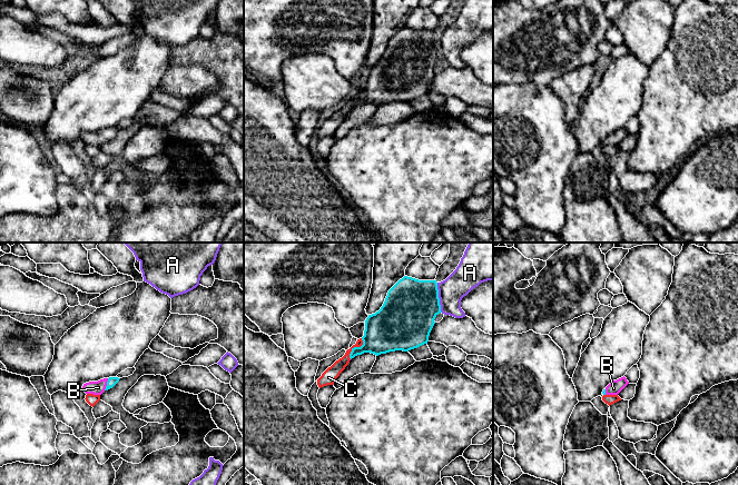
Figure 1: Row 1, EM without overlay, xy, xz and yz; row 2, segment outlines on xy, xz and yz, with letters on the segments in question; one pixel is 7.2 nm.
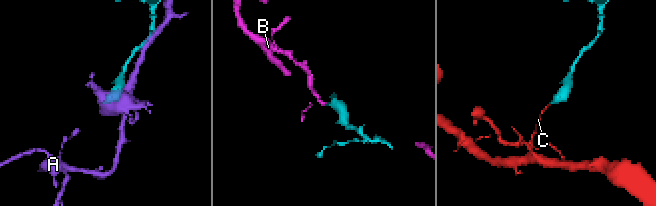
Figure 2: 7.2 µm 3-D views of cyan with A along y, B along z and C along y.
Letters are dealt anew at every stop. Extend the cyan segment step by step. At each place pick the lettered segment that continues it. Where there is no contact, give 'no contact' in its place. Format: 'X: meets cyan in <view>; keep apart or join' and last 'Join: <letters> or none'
A: meets cyan in xz; keep apart
B: meets cyan in xy; join
C: meets cyan in xz; keep apart
Join: B

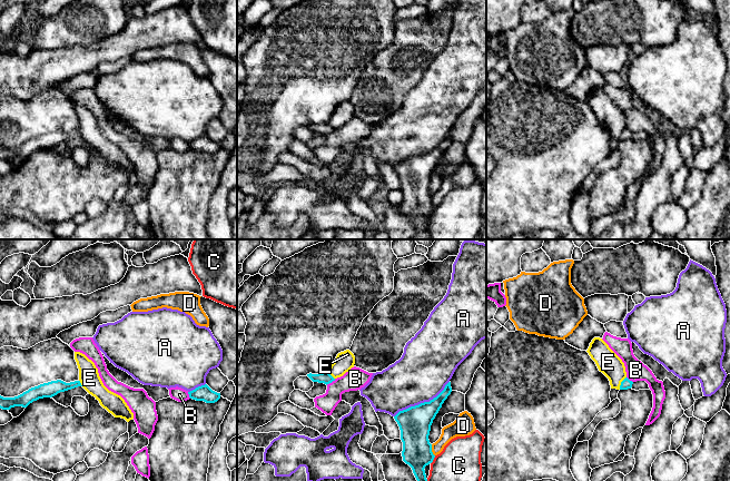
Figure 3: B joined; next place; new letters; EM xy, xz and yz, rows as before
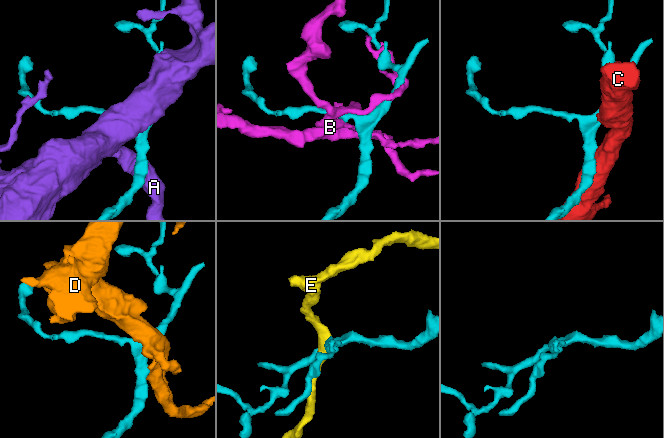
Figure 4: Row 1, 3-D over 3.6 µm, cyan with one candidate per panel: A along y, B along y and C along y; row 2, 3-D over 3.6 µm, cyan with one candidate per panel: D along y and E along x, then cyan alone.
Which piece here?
A: meets cyan in xz; keep apart
B: meets cyan in xz; keep apart
C: meets cyan in xz; keep apart
D: meets cyan in xz; keep apart
E: meets cyan in yz; keep apart
Join: none

